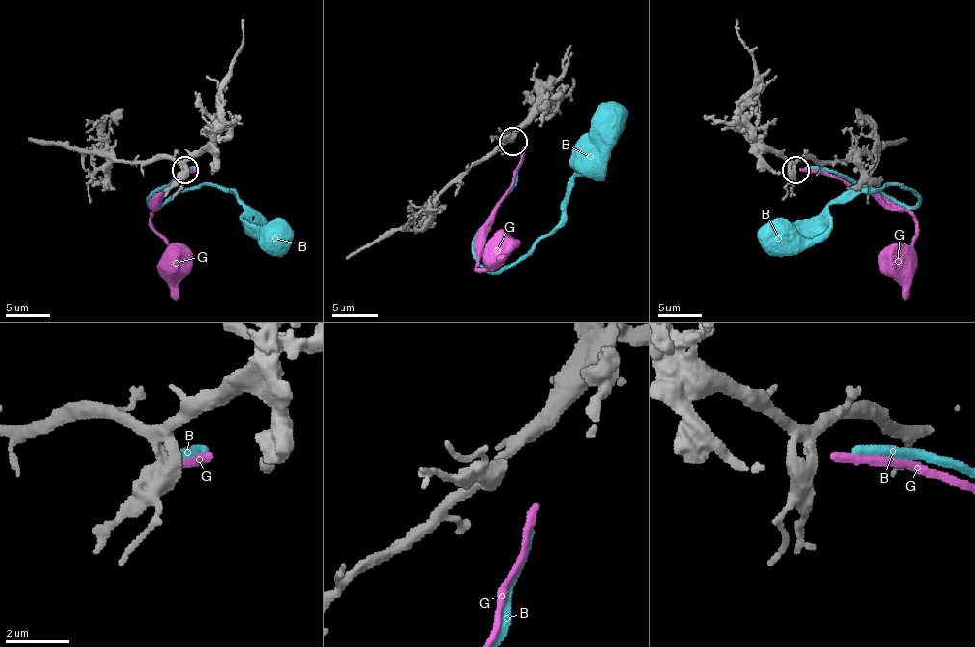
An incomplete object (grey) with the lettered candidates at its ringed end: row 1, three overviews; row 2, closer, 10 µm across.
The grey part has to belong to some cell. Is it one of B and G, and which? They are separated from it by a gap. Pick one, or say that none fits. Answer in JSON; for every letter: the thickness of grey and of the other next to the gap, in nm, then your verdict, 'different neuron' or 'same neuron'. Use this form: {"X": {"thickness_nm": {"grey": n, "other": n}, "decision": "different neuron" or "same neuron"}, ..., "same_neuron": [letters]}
{"B": {"thickness_nm": {"grey": 380, "other": 220}, "decision": "same neuron"}, "G": {"thickness_nm": {"grey": 380, "other": 280}, "decision": "different neuron"}, "same_neuron": ["B"]}

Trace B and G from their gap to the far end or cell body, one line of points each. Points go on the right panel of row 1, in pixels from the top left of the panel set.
B: (805, 168), (833, 170), (909, 206), (918, 201), (898, 185), (873, 188), (838, 197), (816, 216), (774, 232)
G: (800, 170), (838, 177), (914, 219), (914, 243), (898, 247), (892, 261)

